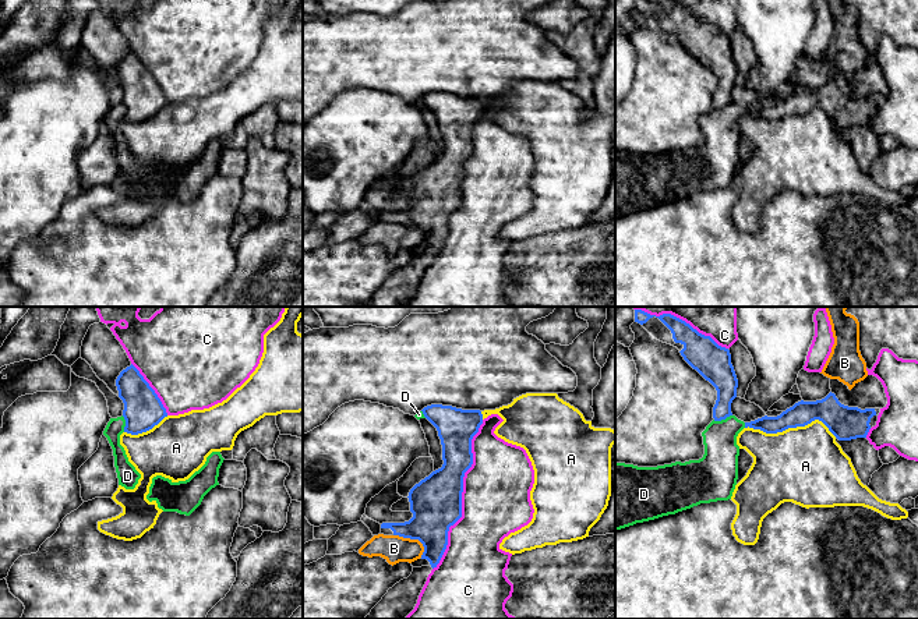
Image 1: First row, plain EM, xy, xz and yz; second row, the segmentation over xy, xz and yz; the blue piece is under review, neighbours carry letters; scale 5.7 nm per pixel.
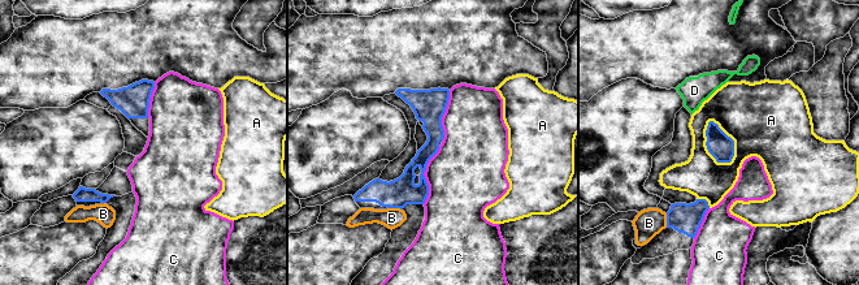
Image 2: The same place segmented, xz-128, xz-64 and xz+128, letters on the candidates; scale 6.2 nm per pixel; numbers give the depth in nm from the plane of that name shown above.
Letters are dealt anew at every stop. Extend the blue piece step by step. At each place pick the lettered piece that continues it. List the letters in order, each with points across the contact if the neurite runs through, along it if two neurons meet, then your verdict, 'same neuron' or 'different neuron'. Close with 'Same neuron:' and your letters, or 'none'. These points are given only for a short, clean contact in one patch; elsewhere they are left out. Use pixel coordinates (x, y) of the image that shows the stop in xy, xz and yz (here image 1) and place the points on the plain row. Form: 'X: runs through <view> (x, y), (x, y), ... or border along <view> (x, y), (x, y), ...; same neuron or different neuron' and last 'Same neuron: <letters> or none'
A: different neuron
B: border along xz (394, 222), (416, 226), (423, 234), (422, 244); different neuron
C: different neuron
D: border along yz (731, 102), (713, 108); different neuron
Same neuron: none

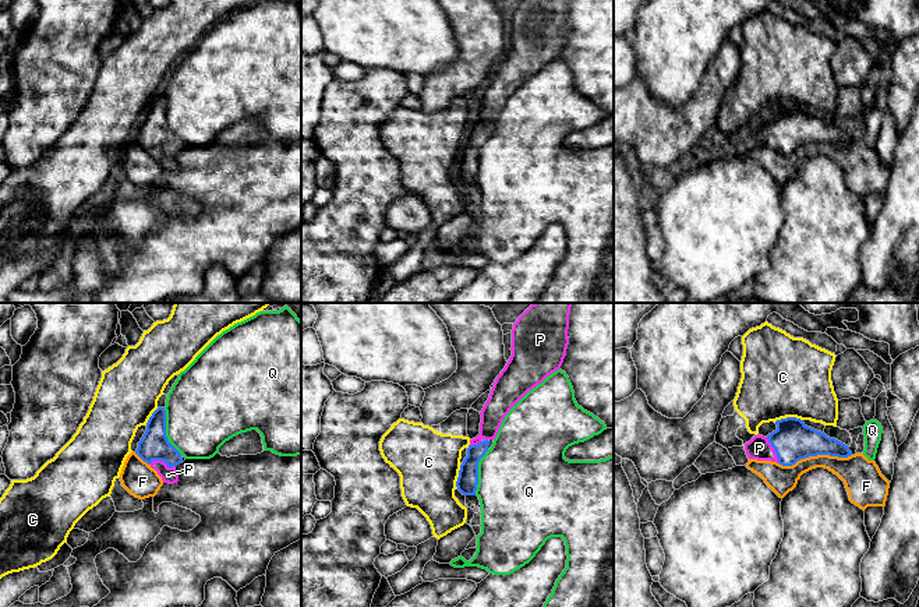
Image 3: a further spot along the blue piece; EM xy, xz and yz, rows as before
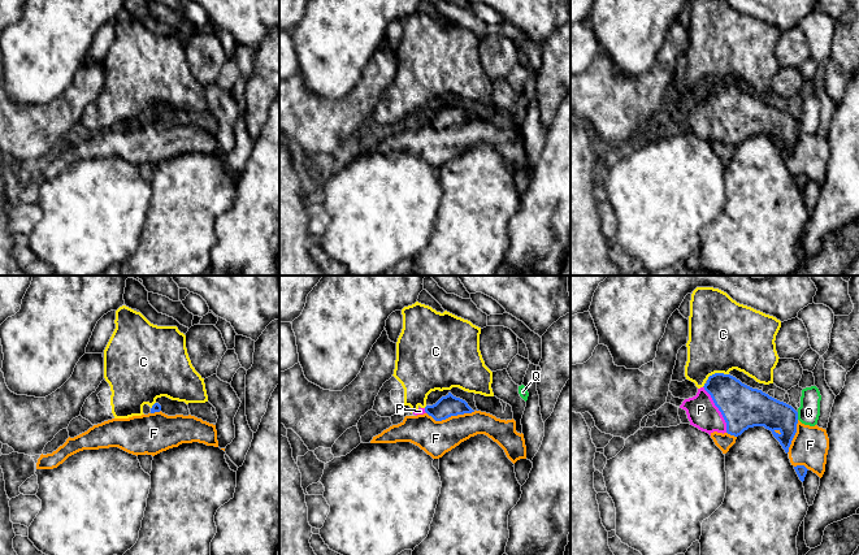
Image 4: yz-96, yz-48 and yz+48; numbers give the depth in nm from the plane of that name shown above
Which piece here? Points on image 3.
C: border along yz (802, 106), (781, 105), (774, 109); different neuron
F: different neuron
P: runs through xy (154, 133), (162, 148), (168, 162); same neuron
Q: different neuron
Same neuron: P

